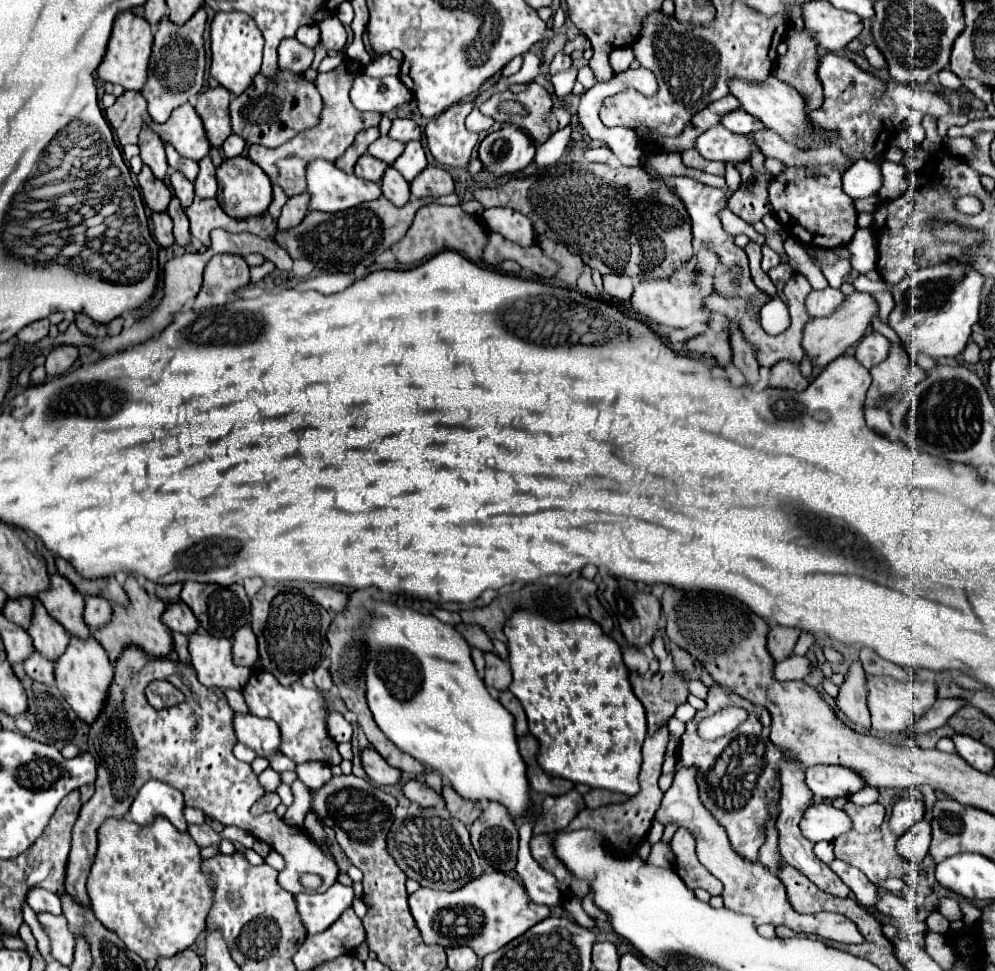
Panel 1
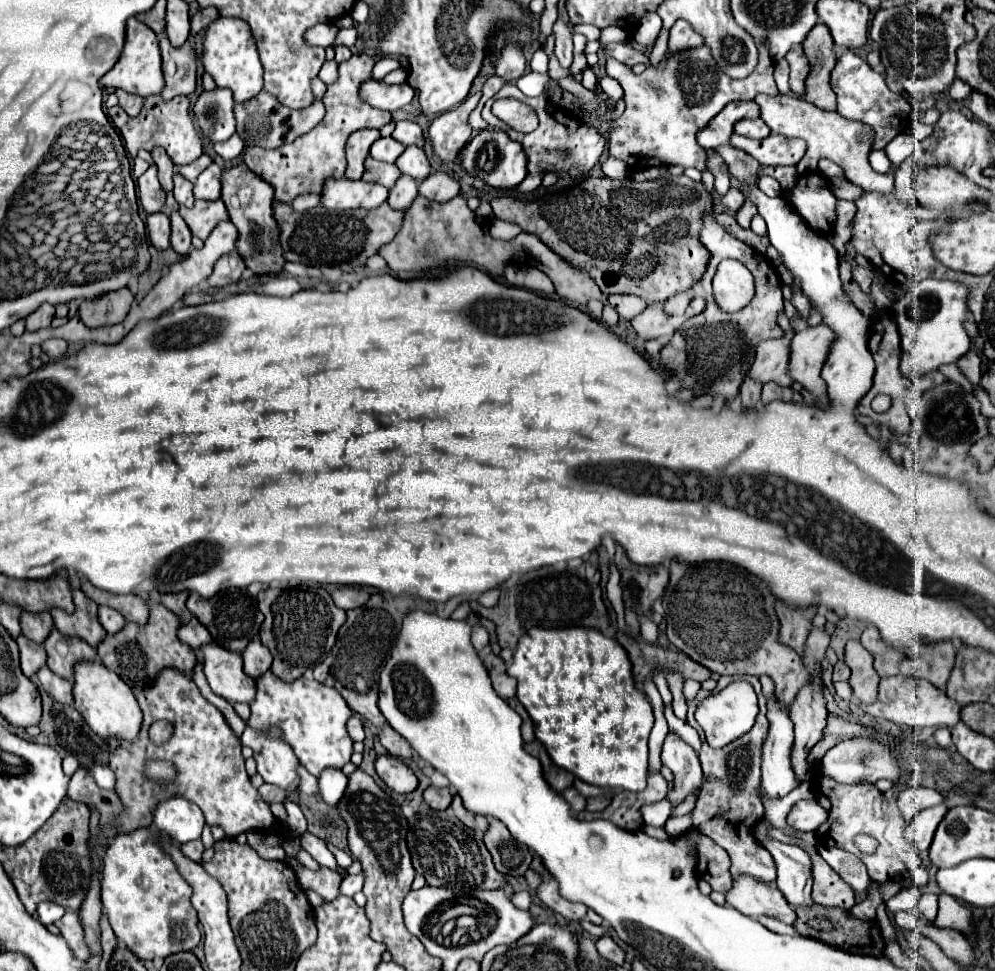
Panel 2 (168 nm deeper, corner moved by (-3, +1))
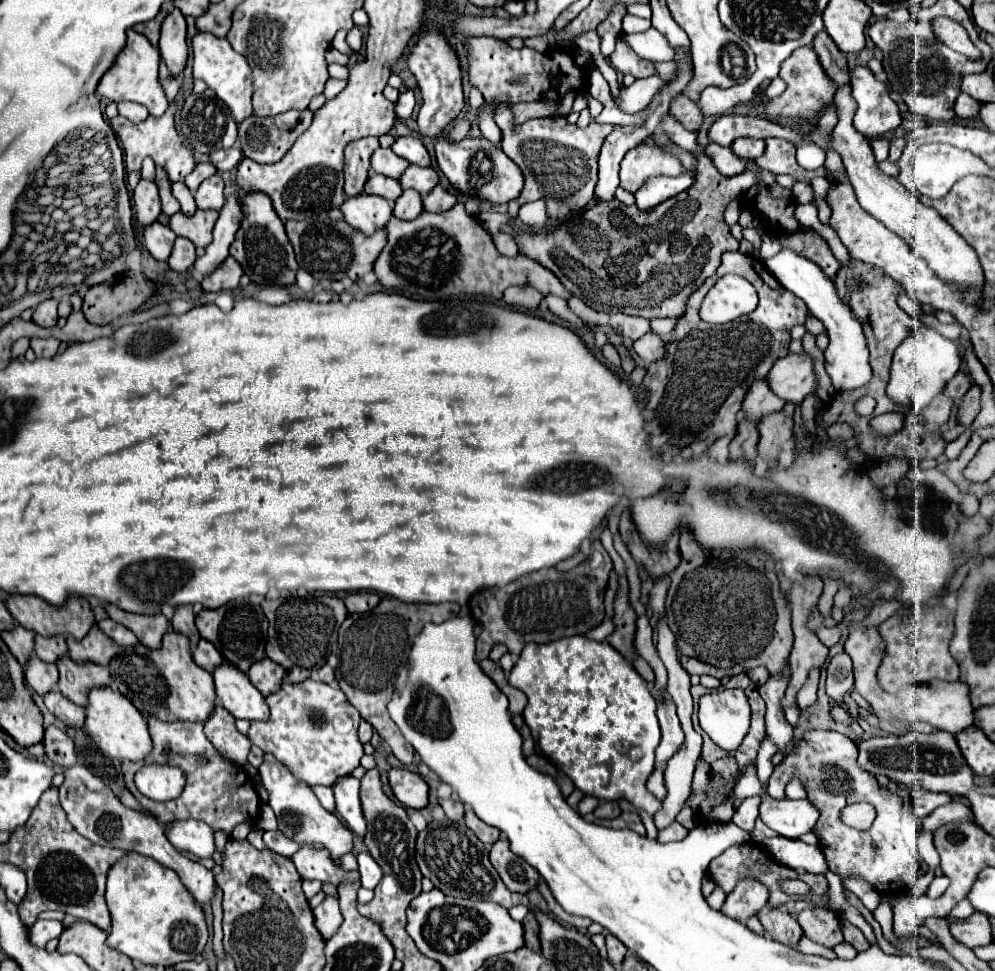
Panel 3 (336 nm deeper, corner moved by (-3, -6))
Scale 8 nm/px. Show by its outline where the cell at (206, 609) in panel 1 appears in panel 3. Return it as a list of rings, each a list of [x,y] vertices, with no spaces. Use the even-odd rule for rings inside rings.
[[[228,603],[218,609],[202,609],[196,615],[196,627],[198,627],[202,639],[210,641],[230,665],[234,665],[236,669],[240,669],[244,673],[250,669],[252,663],[266,657],[264,645],[266,645],[268,621],[260,607],[252,607],[252,605],[244,607],[238,603]]]

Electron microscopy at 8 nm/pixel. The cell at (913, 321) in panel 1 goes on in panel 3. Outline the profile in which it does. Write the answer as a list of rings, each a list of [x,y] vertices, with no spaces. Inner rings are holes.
[[[922,327],[906,341],[898,345],[894,351],[892,367],[890,367],[890,381],[886,385],[886,395],[898,403],[916,409],[918,413],[930,405],[930,401],[944,391],[946,383],[958,373],[960,369],[960,351],[958,345],[942,335],[938,335],[932,327]]]

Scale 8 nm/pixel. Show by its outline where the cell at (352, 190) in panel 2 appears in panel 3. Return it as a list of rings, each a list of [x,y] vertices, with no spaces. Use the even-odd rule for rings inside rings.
[[[366,193],[358,197],[348,197],[340,209],[346,217],[346,223],[366,235],[384,229],[388,219],[392,217],[392,205],[386,199]]]

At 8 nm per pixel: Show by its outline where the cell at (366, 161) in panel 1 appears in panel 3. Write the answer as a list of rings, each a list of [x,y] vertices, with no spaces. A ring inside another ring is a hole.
[[[372,175],[368,181],[366,181],[366,187],[364,187],[366,193],[370,195],[380,195],[384,197],[386,201],[394,203],[400,195],[402,195],[402,187],[396,179],[390,179],[390,177],[384,177],[384,175]]]

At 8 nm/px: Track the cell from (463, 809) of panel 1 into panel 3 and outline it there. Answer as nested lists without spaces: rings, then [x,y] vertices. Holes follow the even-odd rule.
[[[466,807],[464,819],[466,819],[466,825],[472,829],[472,833],[474,833],[480,841],[492,845],[492,843],[496,843],[496,841],[500,839],[500,829],[490,827],[490,825],[486,825],[484,821],[480,821],[480,819],[476,817],[476,813],[474,813],[470,807]]]

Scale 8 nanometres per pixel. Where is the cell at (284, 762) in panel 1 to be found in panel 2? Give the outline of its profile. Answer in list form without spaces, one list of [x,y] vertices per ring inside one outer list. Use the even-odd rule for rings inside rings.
[[[298,764],[296,774],[298,774],[298,780],[300,780],[298,792],[302,792],[302,794],[318,794],[318,778],[316,776],[312,776],[302,764]]]

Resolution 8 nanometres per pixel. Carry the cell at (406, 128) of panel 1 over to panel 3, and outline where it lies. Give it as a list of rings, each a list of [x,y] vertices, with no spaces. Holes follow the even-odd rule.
[[[398,137],[396,143],[392,145],[392,151],[406,159],[412,165],[420,165],[420,167],[430,167],[430,155],[422,143],[420,137]]]

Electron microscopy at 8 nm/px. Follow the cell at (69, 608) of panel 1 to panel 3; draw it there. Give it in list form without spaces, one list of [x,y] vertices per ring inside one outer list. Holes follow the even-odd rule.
[[[96,625],[90,629],[90,633],[82,639],[66,639],[68,649],[70,649],[70,657],[76,663],[86,663],[86,661],[96,661],[98,665],[108,665],[112,661],[112,657],[120,651],[120,647],[110,641],[110,637],[106,637]]]

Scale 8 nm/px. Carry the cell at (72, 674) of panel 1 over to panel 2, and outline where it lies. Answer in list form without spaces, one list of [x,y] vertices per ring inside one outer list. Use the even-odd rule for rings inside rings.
[[[94,658],[94,662],[76,662],[74,664],[72,694],[74,694],[74,708],[82,714],[86,724],[98,736],[102,736],[102,738],[122,736],[126,740],[132,740],[138,734],[140,722],[142,722],[142,712],[138,708],[138,702],[130,690],[130,686],[126,686],[126,682],[122,682],[122,678],[118,678],[118,674],[114,674],[112,670],[106,670],[106,666],[102,666],[102,662],[98,662],[98,658]]]

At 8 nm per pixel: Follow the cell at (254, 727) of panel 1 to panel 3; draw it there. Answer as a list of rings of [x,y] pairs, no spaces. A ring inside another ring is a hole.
[[[266,755],[264,763],[260,765],[258,771],[262,777],[262,785],[268,791],[268,805],[276,813],[278,831],[288,839],[294,839],[296,843],[322,845],[324,849],[330,851],[330,859],[336,865],[340,865],[342,855],[352,851],[352,839],[354,839],[352,831],[334,813],[322,809],[318,797],[312,793],[312,789],[304,781],[298,781],[280,761],[274,761],[274,757]]]

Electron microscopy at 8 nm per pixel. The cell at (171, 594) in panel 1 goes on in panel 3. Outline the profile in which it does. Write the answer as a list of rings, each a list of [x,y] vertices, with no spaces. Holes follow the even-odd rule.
[[[180,605],[180,607],[176,607],[176,613],[174,613],[174,617],[172,617],[172,627],[174,627],[176,633],[186,635],[192,645],[198,645],[200,635],[198,635],[198,629],[196,629],[196,625],[194,625],[192,605]]]

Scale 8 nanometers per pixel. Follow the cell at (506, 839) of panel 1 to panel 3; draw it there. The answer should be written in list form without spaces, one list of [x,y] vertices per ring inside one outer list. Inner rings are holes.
[[[500,837],[490,851],[490,863],[506,883],[510,891],[516,893],[528,893],[536,889],[540,875],[534,867],[530,867],[522,857],[514,855],[510,851],[510,843],[506,837]]]

